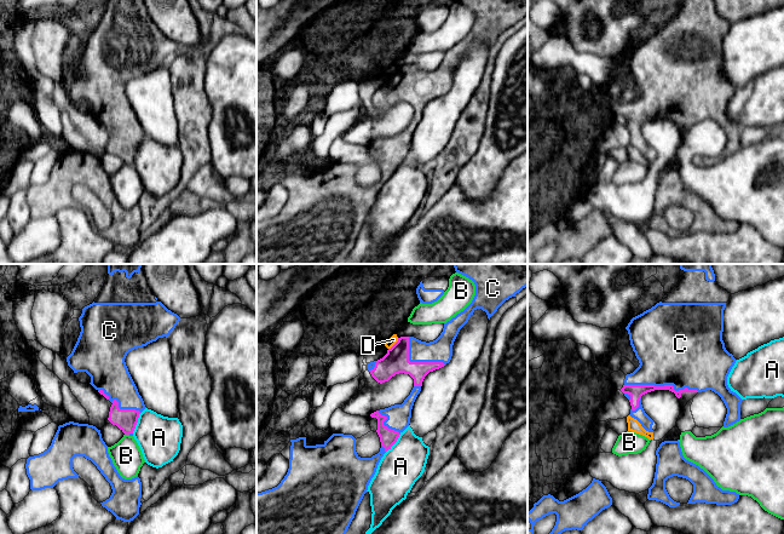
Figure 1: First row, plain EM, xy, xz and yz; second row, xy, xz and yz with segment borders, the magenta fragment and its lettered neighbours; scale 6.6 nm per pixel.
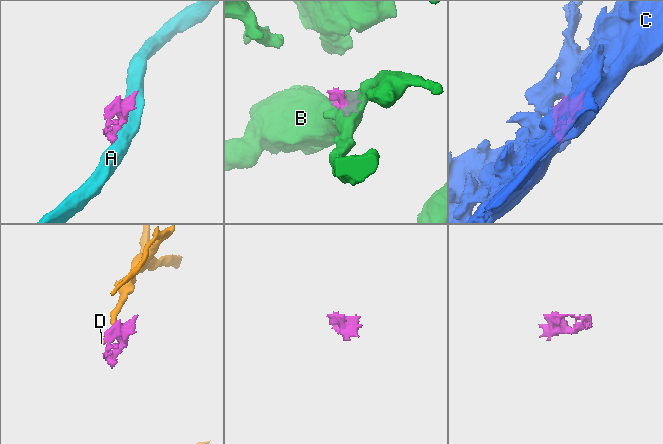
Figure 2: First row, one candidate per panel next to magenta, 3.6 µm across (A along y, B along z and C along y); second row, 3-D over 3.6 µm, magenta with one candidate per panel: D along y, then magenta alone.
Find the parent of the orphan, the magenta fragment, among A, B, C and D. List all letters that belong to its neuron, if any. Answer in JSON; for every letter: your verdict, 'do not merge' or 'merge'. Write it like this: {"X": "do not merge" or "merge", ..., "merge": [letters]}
{"A": "do not merge", "B": "do not merge", "C": "merge", "D": "do not merge", "merge": ["C"]}

